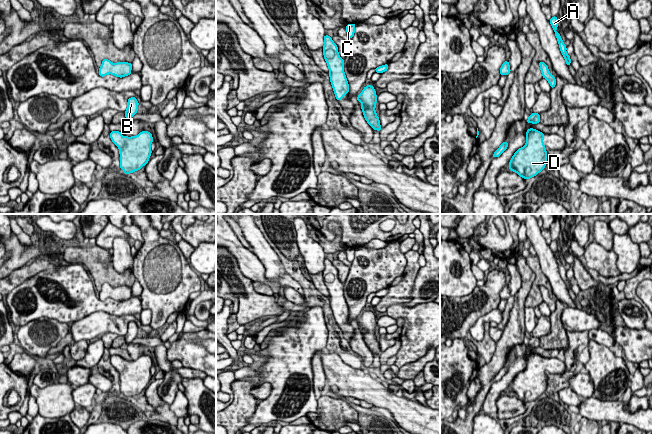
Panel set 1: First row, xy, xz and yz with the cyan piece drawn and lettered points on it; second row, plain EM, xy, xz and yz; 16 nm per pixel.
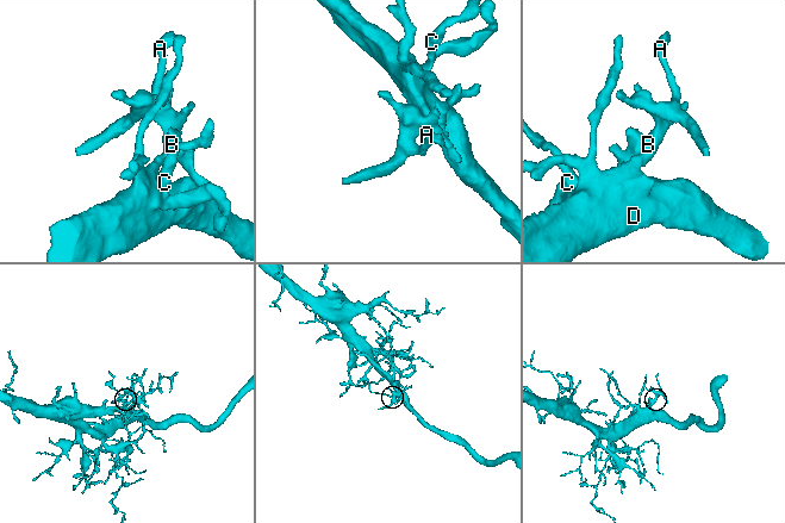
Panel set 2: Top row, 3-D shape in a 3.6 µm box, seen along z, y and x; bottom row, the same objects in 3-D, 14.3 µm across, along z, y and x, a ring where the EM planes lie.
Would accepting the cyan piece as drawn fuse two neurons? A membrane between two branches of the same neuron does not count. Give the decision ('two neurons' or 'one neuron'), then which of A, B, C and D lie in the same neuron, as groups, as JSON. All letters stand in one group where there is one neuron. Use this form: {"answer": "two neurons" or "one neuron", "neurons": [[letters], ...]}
{"answer": "one neuron", "neurons": [["A", "B", "C", "D"]]}

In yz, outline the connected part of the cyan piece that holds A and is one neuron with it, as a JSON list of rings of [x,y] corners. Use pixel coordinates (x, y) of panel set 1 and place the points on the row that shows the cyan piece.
[[[556,16],[552,17],[550,19],[550,24],[551,24],[551,26],[555,32],[555,36],[558,40],[560,51],[566,61],[567,66],[569,66],[571,63],[571,59],[570,59],[570,56],[566,52],[567,47],[565,46],[564,42],[562,41],[560,34],[556,31],[557,27],[558,27],[557,20],[558,20],[558,18]]]

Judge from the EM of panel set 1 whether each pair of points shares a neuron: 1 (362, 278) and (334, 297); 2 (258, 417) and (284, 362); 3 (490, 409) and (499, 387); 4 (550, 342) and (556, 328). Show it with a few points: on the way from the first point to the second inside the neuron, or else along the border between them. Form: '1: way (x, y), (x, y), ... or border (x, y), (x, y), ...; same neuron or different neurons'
1: border (343, 283), (343, 296), (349, 314); different neurons
2: way (272, 403), (281, 391), (284, 376); same neuron
3: way (490, 404), (490, 400), (495, 392); same neuron
4: way (553, 339), (556, 336), (556, 331); same neuron

